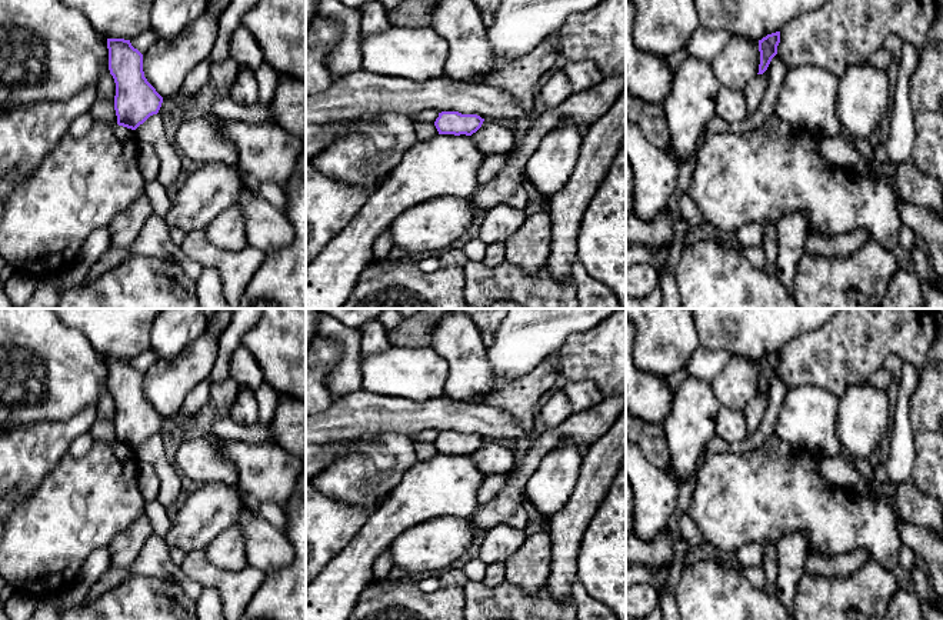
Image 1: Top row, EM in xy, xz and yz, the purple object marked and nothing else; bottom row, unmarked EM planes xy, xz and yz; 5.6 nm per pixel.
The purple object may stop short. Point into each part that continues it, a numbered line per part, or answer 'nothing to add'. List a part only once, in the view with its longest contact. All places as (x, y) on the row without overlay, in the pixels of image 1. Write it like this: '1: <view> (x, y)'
nothing to add

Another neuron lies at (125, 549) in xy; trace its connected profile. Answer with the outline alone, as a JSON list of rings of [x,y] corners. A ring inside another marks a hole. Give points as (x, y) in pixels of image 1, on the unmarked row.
[[[143,514],[111,543],[111,564],[110,567],[127,567],[139,556],[146,540],[153,534],[149,519]]]

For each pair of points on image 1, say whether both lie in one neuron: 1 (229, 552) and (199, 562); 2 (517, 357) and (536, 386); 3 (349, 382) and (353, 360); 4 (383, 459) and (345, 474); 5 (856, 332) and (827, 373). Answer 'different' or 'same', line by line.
1: different
2: different
3: same
4: same
5: same

